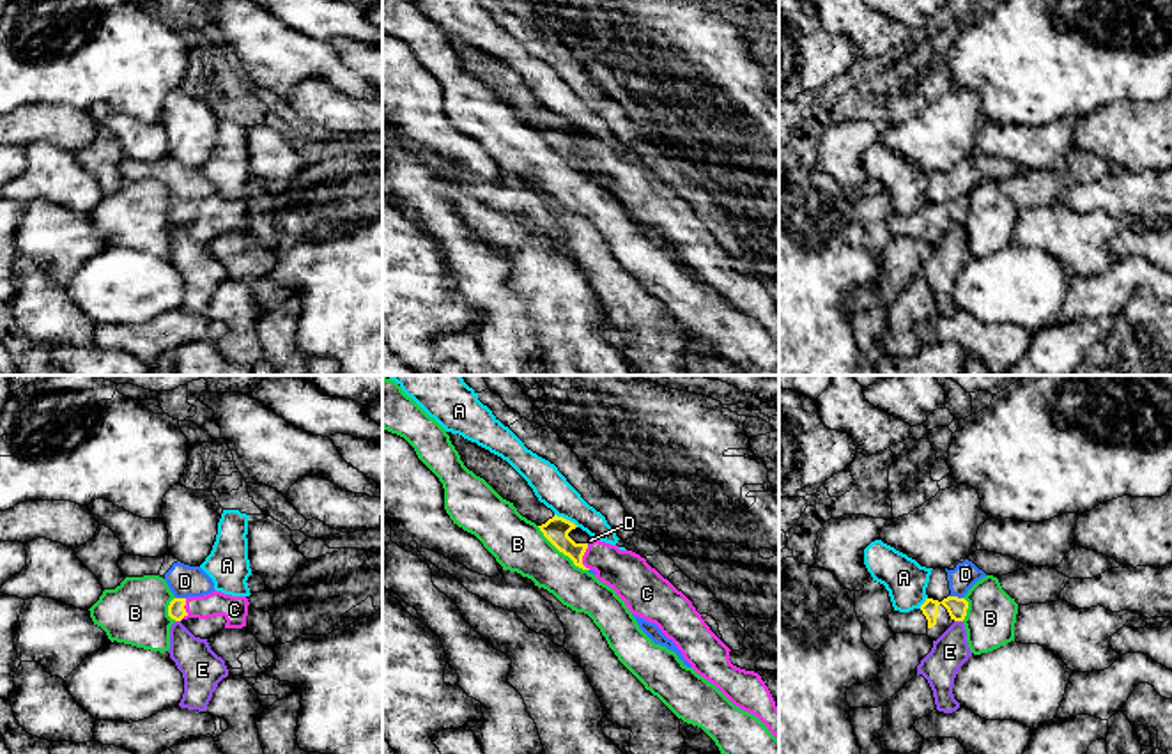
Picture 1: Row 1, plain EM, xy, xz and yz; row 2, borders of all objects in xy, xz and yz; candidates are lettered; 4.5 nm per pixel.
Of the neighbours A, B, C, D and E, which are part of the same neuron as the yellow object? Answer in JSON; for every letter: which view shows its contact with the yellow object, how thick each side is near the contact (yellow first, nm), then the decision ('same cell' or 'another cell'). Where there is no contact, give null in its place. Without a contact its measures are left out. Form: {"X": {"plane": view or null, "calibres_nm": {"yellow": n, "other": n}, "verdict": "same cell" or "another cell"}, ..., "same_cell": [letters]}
{"A": {"plane": "xz", "calibres_nm": {"yellow": 120, "other": 160}, "verdict": "another cell"}, "B": {"plane": "xz", "calibres_nm": {"yellow": 120, "other": 240}, "verdict": "another cell"}, "C": {"plane": "xz", "calibres_nm": {"yellow": 120, "other": 200}, "verdict": "same cell"}, "D": {"plane": "yz", "calibres_nm": {"yellow": 90, "other": 120}, "verdict": "another cell"}, "E": {"plane": "yz", "calibres_nm": {"yellow": 90, "other": 170}, "verdict": "another cell"}, "same_cell": ["C"]}

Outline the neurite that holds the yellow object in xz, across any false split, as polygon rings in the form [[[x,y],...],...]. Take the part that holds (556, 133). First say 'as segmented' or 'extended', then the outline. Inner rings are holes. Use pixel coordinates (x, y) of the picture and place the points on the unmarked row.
extended | [[[558,119],[538,131],[575,170],[595,173],[595,181],[613,191],[632,218],[655,227],[699,280],[735,310],[756,319],[779,343],[779,312],[761,280],[731,267],[731,253],[710,234],[692,205],[644,161],[600,143],[575,147],[568,136],[577,129]]]

